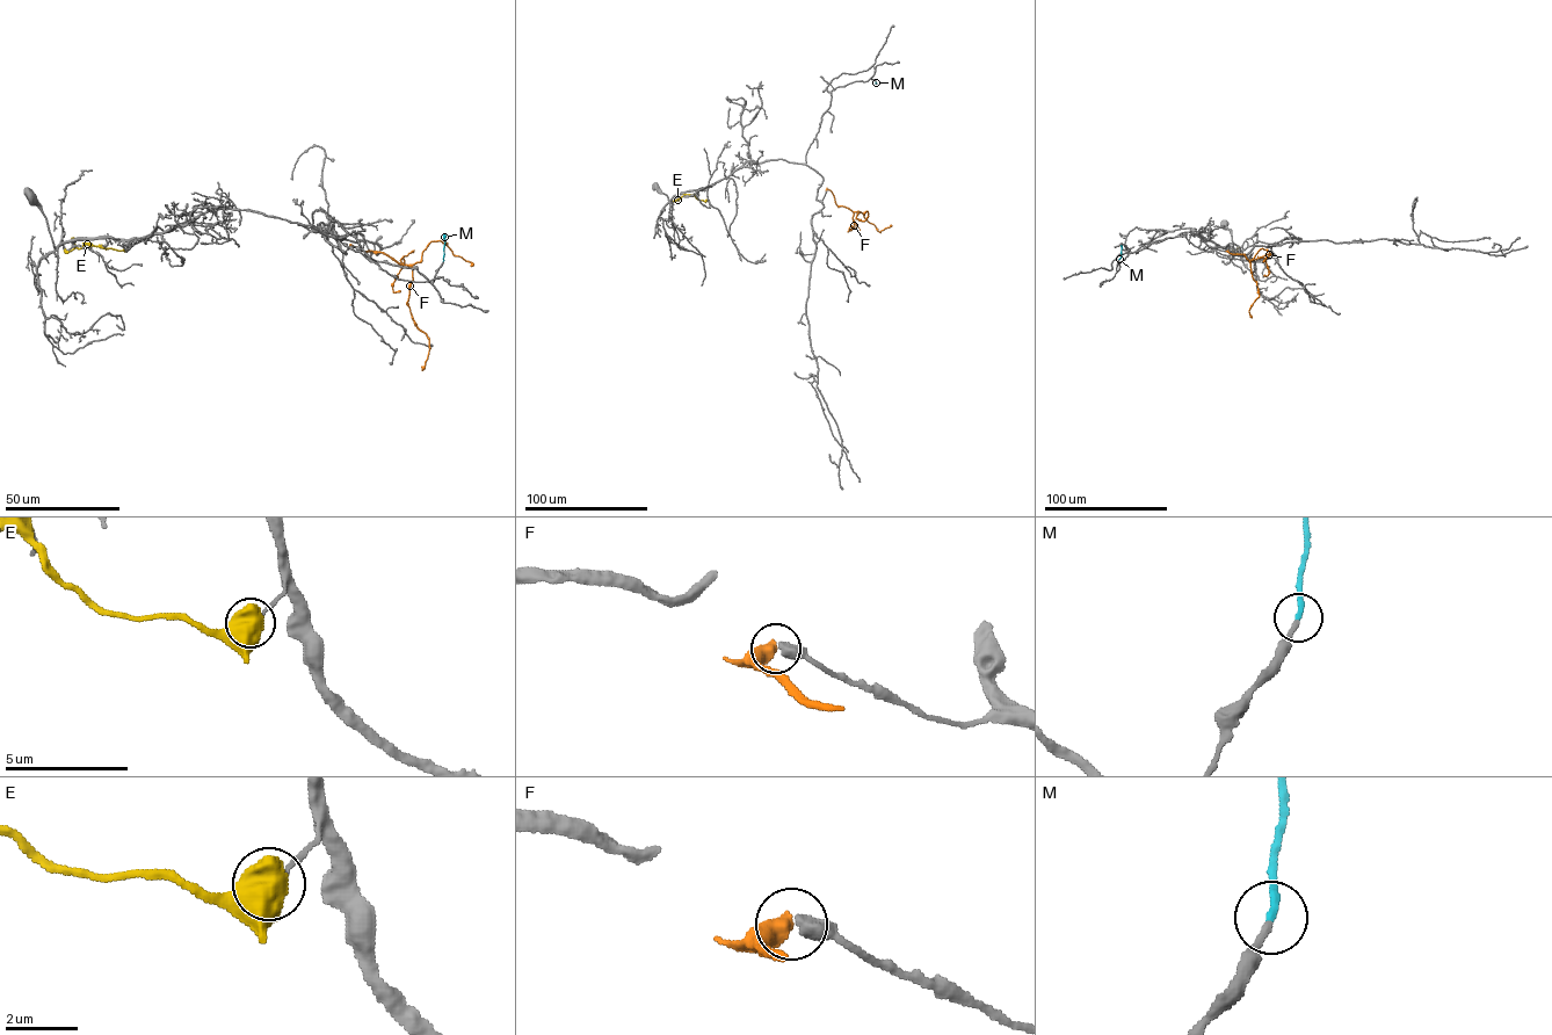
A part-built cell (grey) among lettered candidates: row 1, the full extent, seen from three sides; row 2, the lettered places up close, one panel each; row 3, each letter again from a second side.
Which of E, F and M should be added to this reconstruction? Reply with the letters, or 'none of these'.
M

